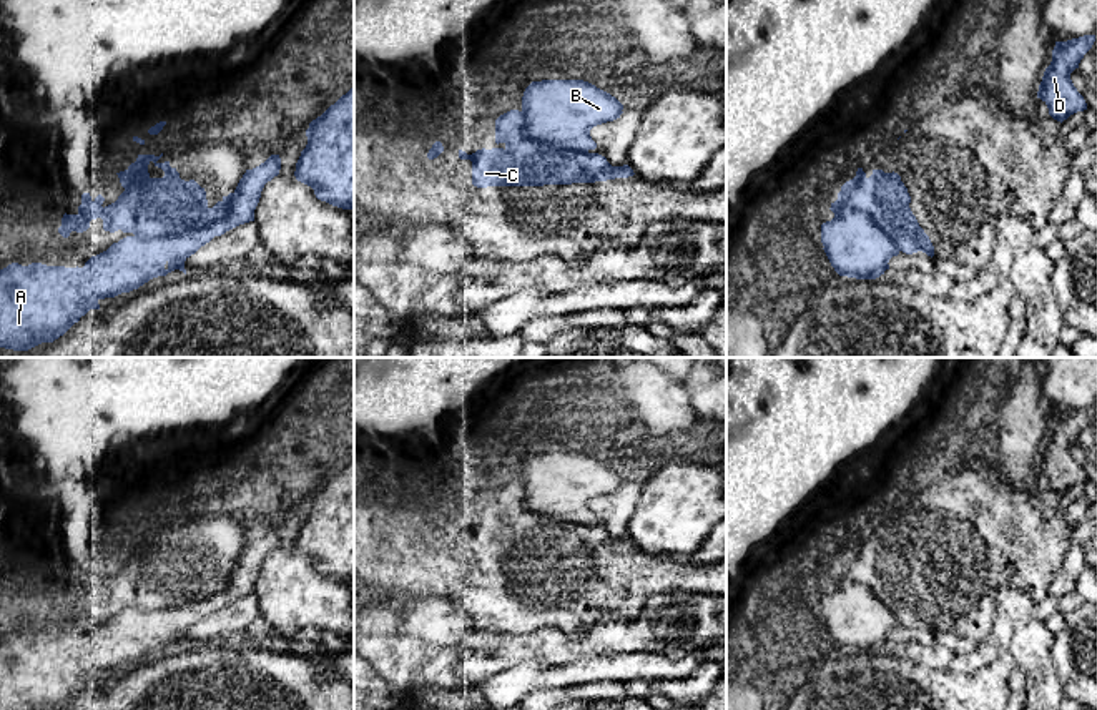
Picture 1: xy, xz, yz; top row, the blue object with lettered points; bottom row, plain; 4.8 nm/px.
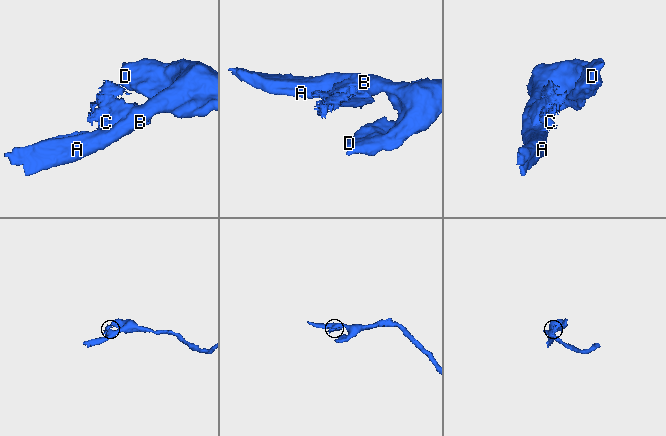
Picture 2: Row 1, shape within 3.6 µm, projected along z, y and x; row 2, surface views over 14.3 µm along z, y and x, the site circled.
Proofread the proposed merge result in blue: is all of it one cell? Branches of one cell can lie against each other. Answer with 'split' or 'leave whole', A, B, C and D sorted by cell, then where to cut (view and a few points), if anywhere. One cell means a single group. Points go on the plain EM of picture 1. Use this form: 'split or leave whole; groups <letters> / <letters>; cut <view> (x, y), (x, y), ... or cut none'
split; groups A B D / C; cut xy (235, 566), (228, 582), (206, 597), (168, 607), (135, 609)

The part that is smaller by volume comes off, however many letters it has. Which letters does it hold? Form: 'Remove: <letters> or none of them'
Remove: C

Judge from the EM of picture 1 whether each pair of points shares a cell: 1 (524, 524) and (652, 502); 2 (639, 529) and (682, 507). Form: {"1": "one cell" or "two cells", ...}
{"1": "two cells", "2": "one cell"}

